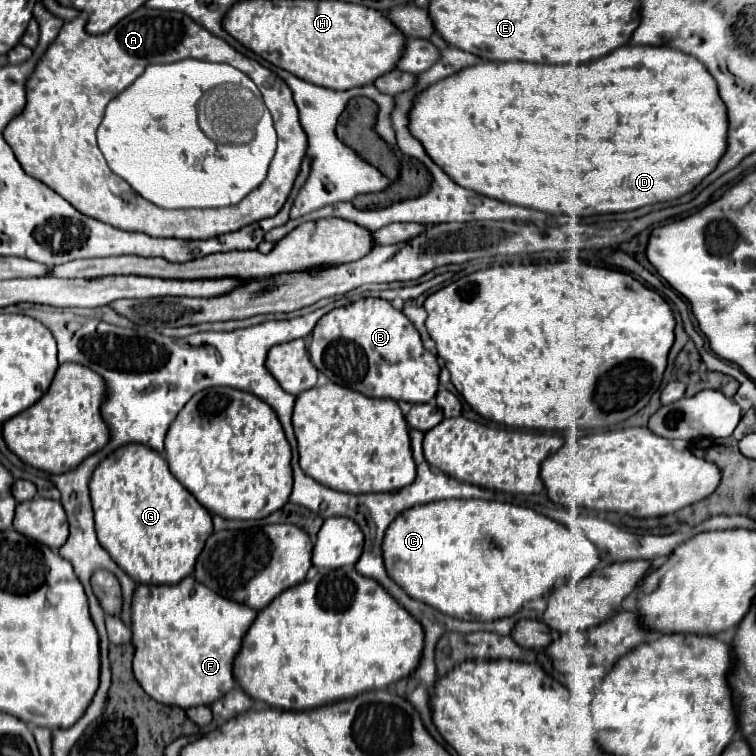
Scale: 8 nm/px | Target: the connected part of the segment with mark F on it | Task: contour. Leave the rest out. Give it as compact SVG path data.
M185 576L179 584L171 586L139 584L131 602L131 644L135 646L133 674L137 682L153 700L161 704L179 708L213 704L235 686L233 658L239 652L239 644L255 616L255 610L247 608L245 604L235 604L233 600L221 598L207 586L199 584L193 576Z

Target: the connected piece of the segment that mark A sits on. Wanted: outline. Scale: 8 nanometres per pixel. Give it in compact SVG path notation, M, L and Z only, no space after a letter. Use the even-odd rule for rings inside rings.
M141 6L139 10L135 10L129 16L125 16L123 20L119 20L105 34L87 34L85 32L85 18L77 16L71 22L63 24L59 36L51 42L51 46L47 48L47 52L41 58L43 60L37 62L33 74L27 78L27 104L25 104L23 112L17 114L11 120L11 124L5 126L3 138L13 148L19 164L23 166L23 170L29 176L47 184L51 190L55 190L59 196L63 196L81 214L95 218L99 222L105 222L109 226L115 226L119 230L143 232L143 234L161 236L161 238L181 238L181 240L201 238L201 240L205 240L205 238L213 238L219 234L239 230L251 222L271 218L285 204L285 200L293 188L293 182L299 174L299 166L301 166L301 160L305 156L305 150L307 150L307 140L305 140L307 136L299 124L299 112L297 112L297 106L293 102L293 94L291 94L289 86L277 76L277 88L273 88L275 86L275 74L271 70L263 68L259 62L239 54L225 40L221 40L221 38L213 36L211 32L199 28L199 24L191 24L191 20L187 20L187 16L179 16L179 12L159 12L159 10L151 10L151 8ZM181 58L225 62L225 64L231 64L233 68L245 72L261 90L263 102L273 116L275 130L277 130L277 152L275 152L275 158L271 162L267 180L263 180L263 184L255 192L251 192L251 196L247 196L247 200L241 200L239 204L235 204L235 208L217 208L217 210L211 210L211 208L209 210L155 208L155 204L147 204L147 200L143 200L139 194L131 192L131 188L127 188L127 184L123 184L123 180L119 180L107 168L107 162L103 160L103 154L99 152L95 132L97 132L103 118L99 112L105 110L109 100L115 94L119 94L121 90L125 90L137 76L141 76L145 66L155 64L155 62L177 62Z

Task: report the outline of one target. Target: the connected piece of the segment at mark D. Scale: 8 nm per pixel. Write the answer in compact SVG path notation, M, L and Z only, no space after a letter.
M627 44L609 52L607 56L587 64L533 64L533 62L479 62L467 66L419 92L409 110L411 136L421 142L427 156L443 168L443 172L467 190L475 190L481 196L495 198L499 202L517 204L547 214L567 214L573 218L627 212L647 204L675 200L691 192L719 162L723 150L727 150L727 112L719 100L713 76L699 60L673 48L663 46L633 46Z

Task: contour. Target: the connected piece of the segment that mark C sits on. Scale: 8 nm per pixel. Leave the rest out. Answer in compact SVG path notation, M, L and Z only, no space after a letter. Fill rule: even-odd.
M439 500L439 502L429 502L429 504L419 504L419 506L413 506L409 508L407 512L403 510L387 528L385 532L385 538L383 538L383 544L381 544L381 550L383 550L383 564L385 564L385 570L387 574L393 578L393 582L397 586L401 586L411 598L423 602L423 604L429 604L431 608L447 614L447 616L455 616L459 620L497 620L497 618L505 618L505 616L511 616L515 614L517 610L521 610L521 606L529 600L535 600L535 598L543 598L547 592L551 592L553 586L557 586L557 582L561 580L581 580L581 576L587 576L587 572L595 570L599 566L599 552L595 548L595 544L591 540L587 540L587 536L583 534L583 530L569 530L567 526L543 516L543 514L537 514L533 512L531 508L523 508L523 506L515 506L515 504L507 504L507 502L489 502L489 500ZM483 542L495 542L495 548L493 550L487 550L487 544Z

